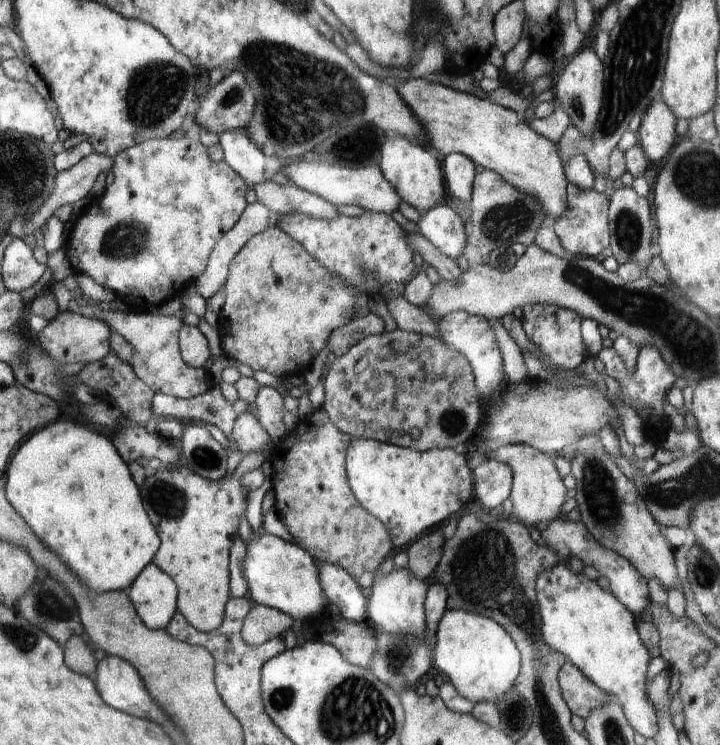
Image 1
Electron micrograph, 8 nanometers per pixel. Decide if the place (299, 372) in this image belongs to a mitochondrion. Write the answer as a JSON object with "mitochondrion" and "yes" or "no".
{"mitochondrion":"no"}

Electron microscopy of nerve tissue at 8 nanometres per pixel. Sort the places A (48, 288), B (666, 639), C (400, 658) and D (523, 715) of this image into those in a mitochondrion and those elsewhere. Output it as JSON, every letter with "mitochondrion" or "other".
{"A":"other","B":"other","C":"mitochondrion","D":"mitochondrion"}

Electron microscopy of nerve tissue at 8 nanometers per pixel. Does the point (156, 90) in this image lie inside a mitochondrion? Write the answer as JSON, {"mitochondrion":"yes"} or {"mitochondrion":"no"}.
{"mitochondrion":"yes"}

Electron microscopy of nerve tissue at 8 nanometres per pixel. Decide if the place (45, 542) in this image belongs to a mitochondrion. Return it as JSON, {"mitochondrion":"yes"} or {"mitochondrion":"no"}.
{"mitochondrion":"no"}

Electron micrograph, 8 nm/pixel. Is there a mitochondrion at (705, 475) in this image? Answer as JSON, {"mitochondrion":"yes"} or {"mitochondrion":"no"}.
{"mitochondrion":"yes"}

